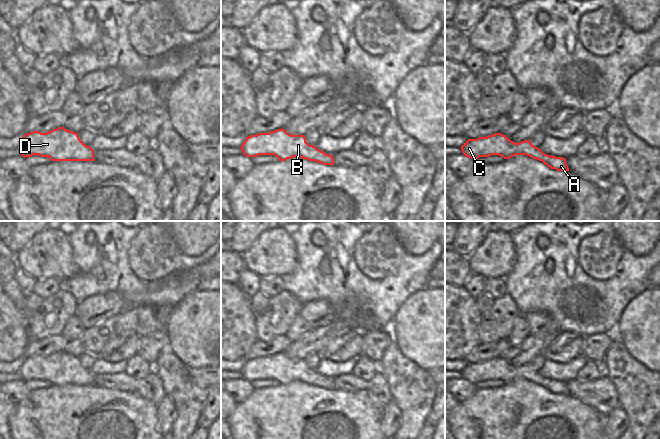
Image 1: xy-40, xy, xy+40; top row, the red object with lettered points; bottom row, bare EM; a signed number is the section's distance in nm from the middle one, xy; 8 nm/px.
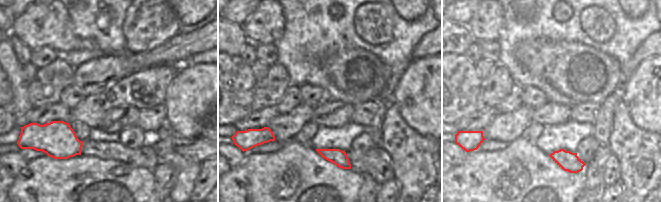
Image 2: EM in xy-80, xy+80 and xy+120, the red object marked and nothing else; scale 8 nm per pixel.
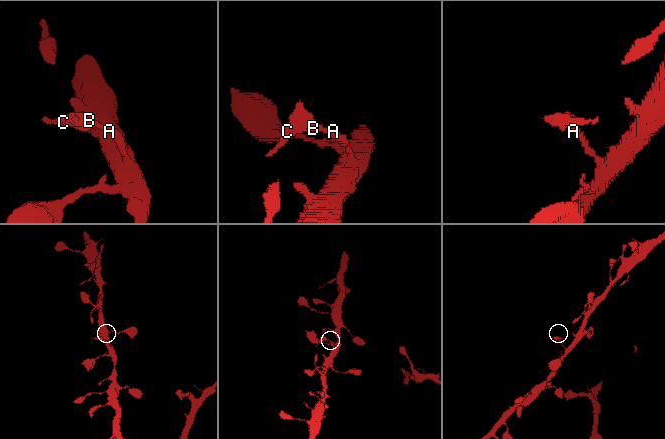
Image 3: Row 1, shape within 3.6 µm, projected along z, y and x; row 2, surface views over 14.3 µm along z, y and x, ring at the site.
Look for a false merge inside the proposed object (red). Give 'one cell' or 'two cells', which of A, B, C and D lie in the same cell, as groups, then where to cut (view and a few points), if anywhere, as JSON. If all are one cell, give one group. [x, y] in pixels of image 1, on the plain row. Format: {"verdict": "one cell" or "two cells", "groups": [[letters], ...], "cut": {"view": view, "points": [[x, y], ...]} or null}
{"verdict": "two cells", "groups": [["A"], ["B", "C", "D"]], "cut": {"view": "xy", "points": [[326, 378], [317, 385]]}}

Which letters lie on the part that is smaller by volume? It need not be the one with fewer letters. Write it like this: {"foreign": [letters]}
{"foreign": ["B", "C", "D"]}

